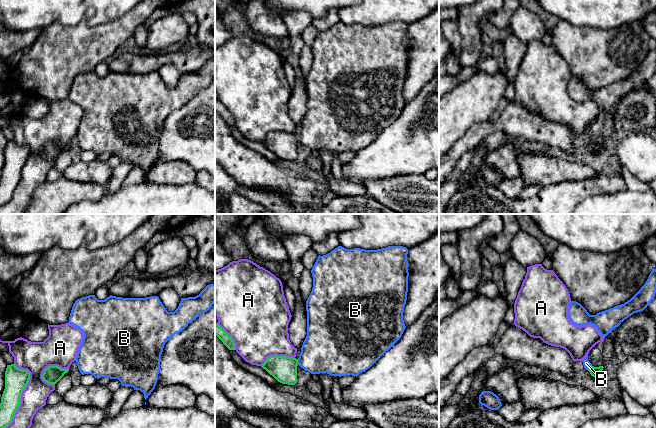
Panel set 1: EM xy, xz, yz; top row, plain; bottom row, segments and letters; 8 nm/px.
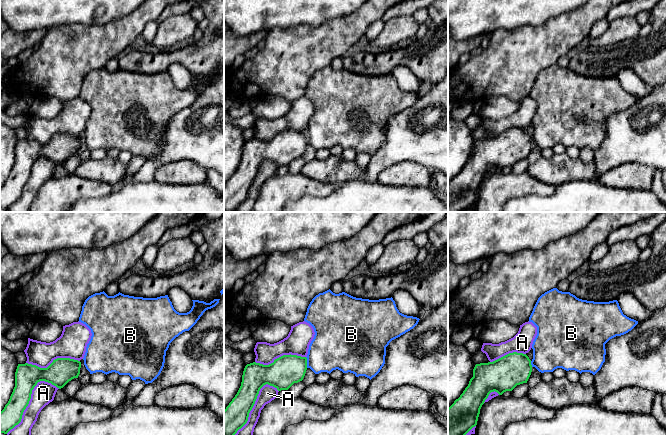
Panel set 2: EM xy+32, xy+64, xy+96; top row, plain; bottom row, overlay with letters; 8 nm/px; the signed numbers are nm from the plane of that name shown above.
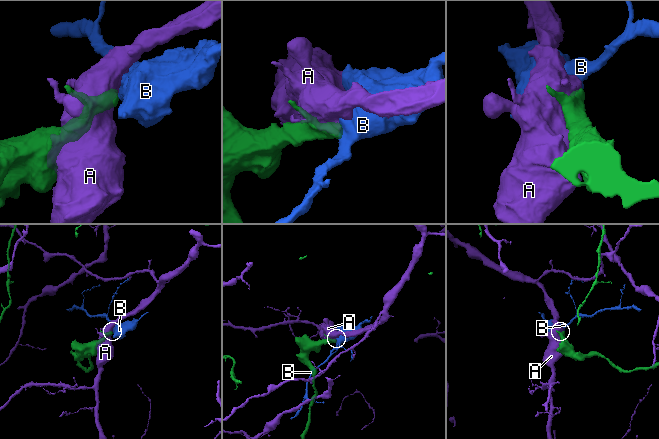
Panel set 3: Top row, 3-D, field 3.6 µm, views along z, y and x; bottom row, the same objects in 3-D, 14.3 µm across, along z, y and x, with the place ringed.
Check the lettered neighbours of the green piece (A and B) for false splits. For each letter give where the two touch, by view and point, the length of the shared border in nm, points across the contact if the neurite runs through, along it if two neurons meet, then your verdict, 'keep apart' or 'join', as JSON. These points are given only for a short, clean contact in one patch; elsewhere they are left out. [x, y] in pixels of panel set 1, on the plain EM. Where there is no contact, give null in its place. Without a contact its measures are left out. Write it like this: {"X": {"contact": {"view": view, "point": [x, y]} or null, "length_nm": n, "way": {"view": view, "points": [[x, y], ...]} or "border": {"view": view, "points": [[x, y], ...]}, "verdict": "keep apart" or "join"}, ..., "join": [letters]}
{"A": {"contact": {"view": "xy", "point": [20, 171]}, "length_nm": 550, "verdict": "keep apart"}, "B": {"contact": {"view": "xz", "point": [297, 138]}, "length_nm": 50, "border": {"view": "xz", "points": [[297, 135], [298, 140]]}, "verdict": "keep apart"}, "join": []}

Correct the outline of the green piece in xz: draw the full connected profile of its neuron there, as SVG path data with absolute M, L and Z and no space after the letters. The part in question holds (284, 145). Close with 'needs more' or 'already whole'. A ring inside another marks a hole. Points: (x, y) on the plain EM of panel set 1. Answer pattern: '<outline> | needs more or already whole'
M270 132L261 142L278 158L295 161L297 159L298 135L286 132Z | already whole

